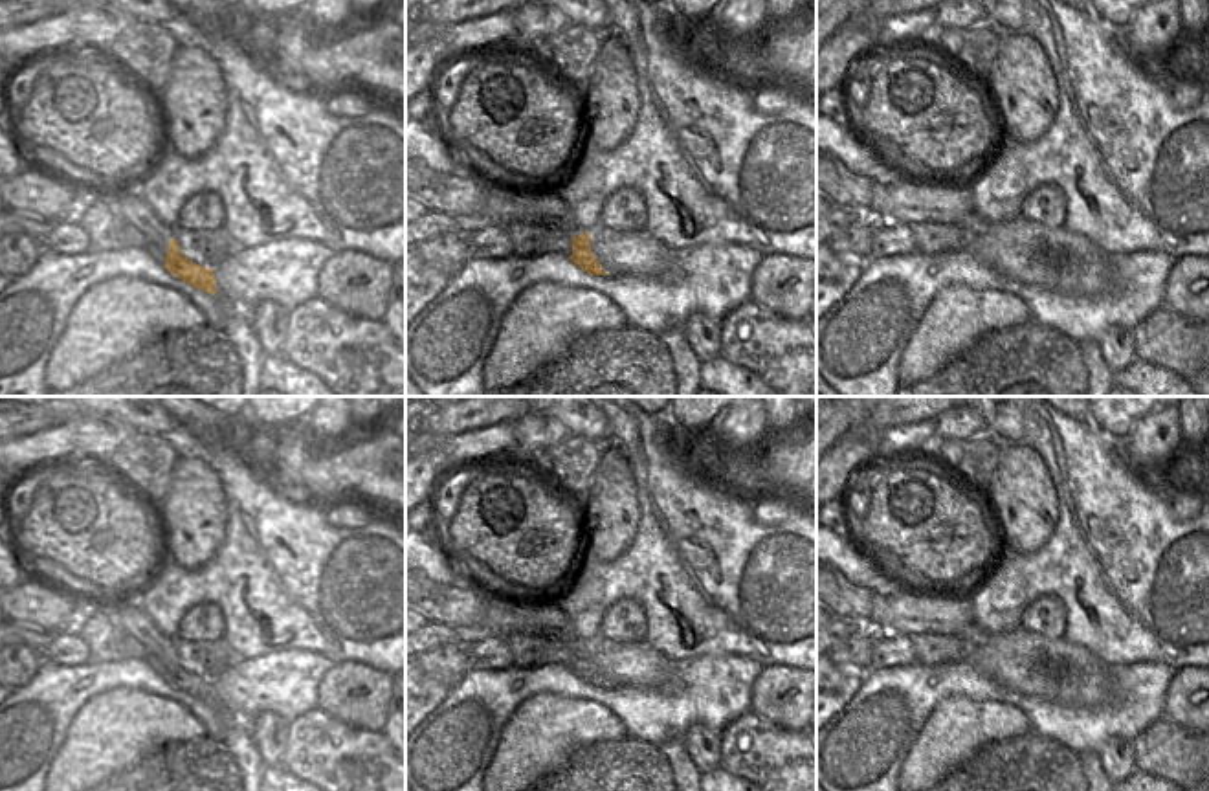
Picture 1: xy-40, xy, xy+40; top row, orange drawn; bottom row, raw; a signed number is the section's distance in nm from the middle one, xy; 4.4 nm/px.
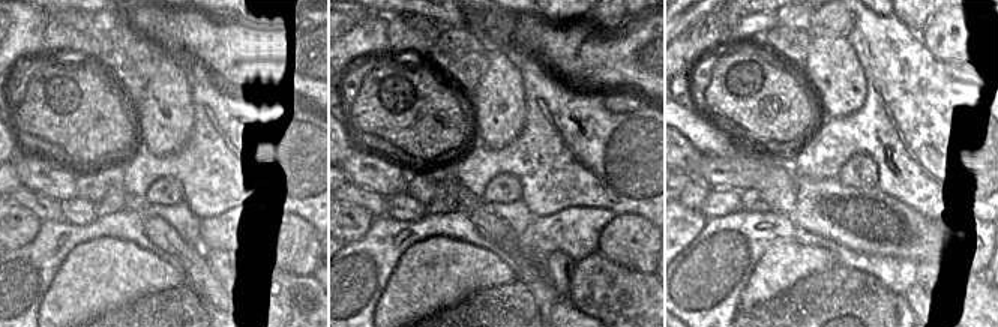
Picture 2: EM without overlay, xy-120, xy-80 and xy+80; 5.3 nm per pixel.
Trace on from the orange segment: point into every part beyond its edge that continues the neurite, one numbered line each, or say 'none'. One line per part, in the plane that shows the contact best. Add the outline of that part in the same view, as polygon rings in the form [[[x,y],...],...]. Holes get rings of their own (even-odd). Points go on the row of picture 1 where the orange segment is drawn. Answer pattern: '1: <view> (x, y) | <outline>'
1: xy-40 (127, 202) | [[[79,187],[77,196],[81,202],[108,202],[123,220],[147,237],[150,244],[147,251],[152,253],[161,266],[165,266],[169,240],[176,239],[178,229],[167,228],[134,187],[123,187],[119,191]]]

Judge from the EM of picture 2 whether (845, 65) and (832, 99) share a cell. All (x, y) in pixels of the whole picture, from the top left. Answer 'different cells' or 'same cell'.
same cell

